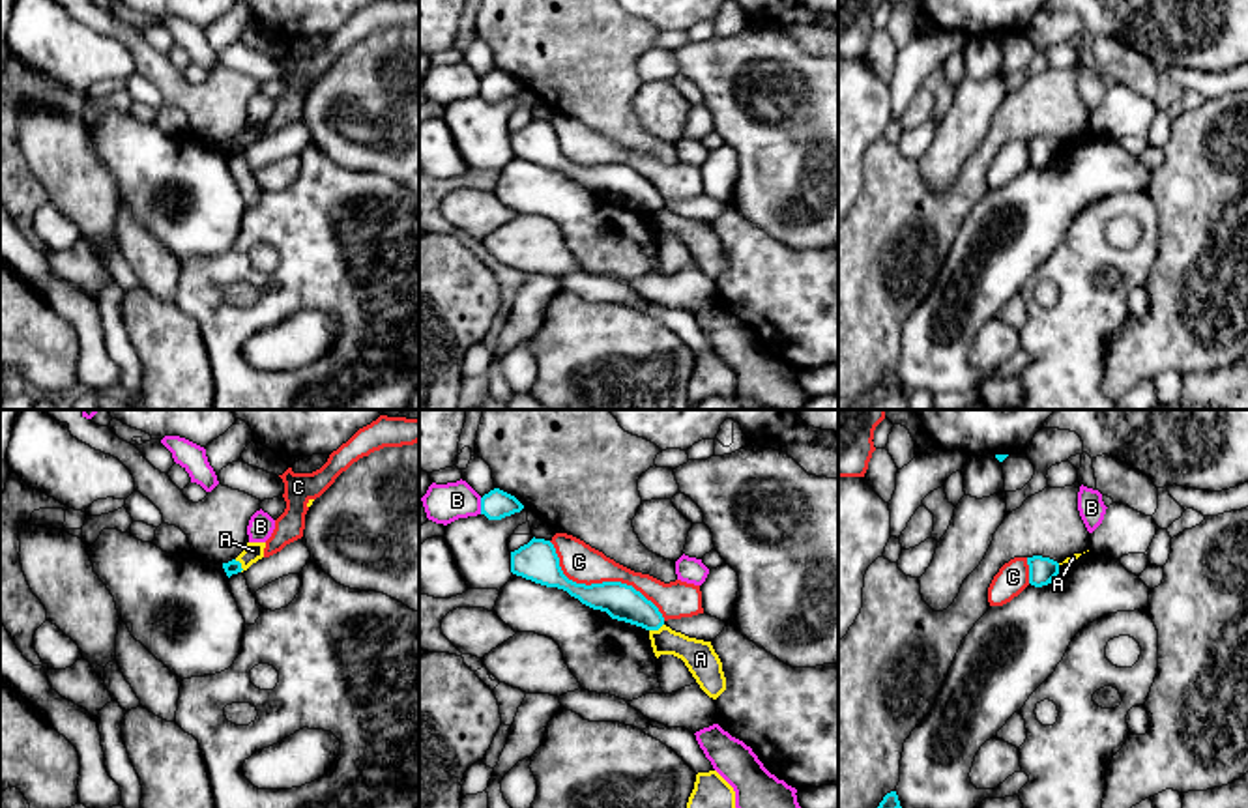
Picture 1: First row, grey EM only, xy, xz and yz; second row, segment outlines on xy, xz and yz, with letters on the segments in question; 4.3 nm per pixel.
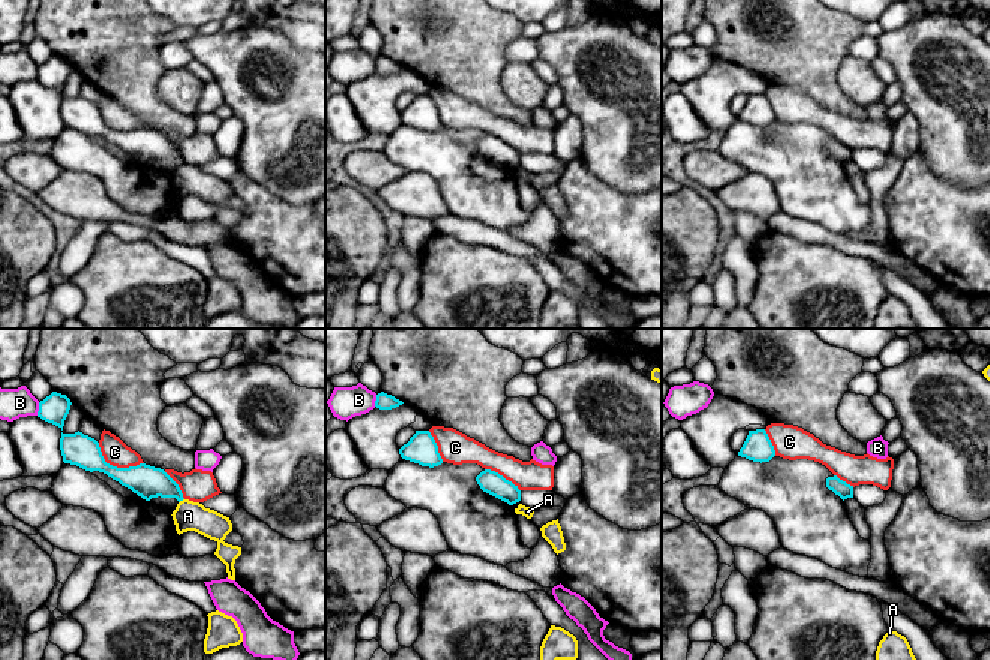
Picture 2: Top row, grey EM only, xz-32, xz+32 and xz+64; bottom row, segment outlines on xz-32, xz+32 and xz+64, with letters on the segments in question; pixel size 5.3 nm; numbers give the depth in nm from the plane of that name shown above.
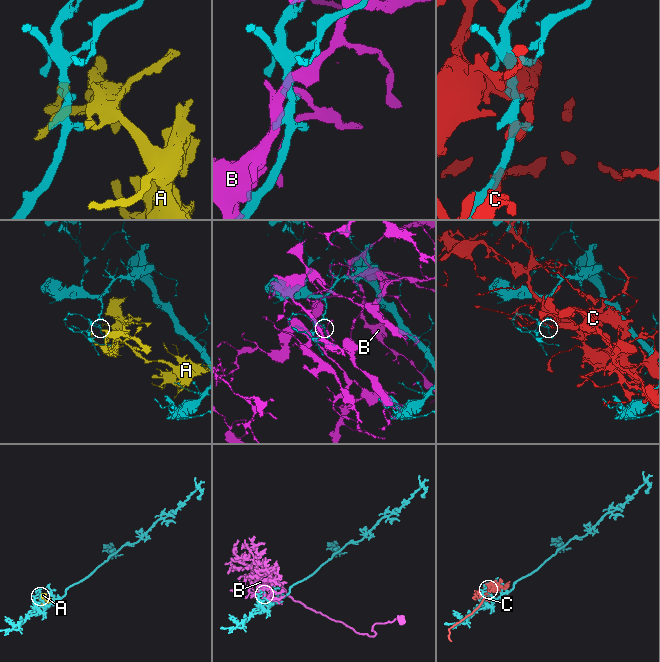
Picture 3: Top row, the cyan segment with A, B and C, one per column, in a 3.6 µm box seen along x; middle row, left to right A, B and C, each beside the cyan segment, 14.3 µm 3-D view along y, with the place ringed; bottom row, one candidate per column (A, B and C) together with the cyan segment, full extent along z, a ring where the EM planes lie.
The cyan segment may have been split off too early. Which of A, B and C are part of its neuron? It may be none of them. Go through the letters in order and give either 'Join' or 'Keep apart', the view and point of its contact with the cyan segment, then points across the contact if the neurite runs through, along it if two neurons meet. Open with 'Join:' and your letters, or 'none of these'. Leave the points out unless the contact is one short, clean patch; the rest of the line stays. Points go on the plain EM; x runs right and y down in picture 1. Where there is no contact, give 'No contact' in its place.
Join: none of these
A: Keep apart. Touches cyan at xy (240, 146). Boundary: xy (234, 141), (242, 152)
B: Keep apart. Touches cyan at xz (481, 86)
C: Keep apart. Touches cyan at xz (601, 165)

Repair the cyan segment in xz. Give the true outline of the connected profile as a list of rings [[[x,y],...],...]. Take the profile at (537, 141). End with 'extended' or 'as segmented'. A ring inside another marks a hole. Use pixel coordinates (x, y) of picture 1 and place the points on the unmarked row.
[[[531,120],[511,133],[511,153],[546,168],[558,168],[582,185],[606,193],[612,200],[625,202],[646,211],[659,211],[664,198],[659,189],[632,166],[621,163],[576,165],[569,161],[550,122]]]; as segmented

